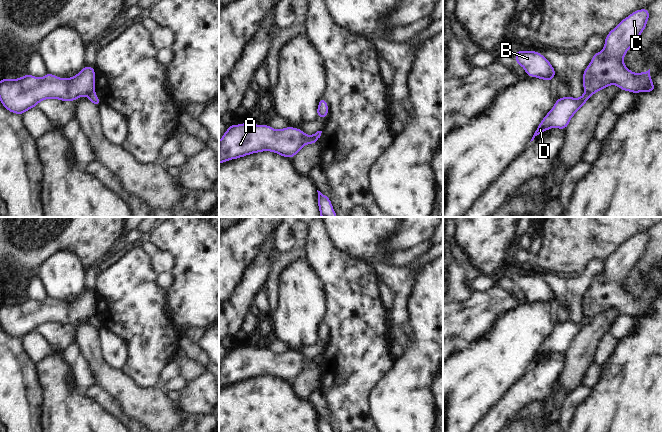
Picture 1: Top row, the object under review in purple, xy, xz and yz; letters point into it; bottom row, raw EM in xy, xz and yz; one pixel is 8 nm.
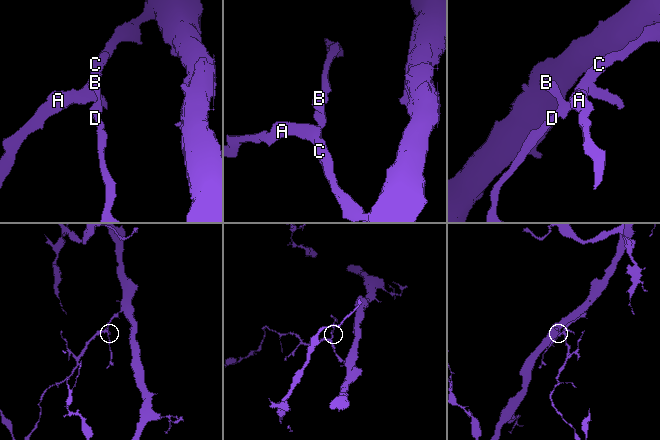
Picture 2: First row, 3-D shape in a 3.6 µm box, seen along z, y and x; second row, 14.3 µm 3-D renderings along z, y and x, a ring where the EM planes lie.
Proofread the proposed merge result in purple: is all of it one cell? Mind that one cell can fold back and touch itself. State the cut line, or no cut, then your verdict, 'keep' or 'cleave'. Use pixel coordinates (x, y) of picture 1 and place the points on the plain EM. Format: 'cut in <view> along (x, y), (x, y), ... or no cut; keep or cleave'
cut in xy along (94, 316), (88, 321); cleave

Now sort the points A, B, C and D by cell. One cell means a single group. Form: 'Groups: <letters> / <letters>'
Groups: A C / B D

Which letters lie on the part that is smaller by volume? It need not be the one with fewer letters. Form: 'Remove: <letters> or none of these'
Remove: B, D

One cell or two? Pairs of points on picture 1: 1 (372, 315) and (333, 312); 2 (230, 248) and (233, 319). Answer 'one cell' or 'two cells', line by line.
1: one cell
2: two cells

